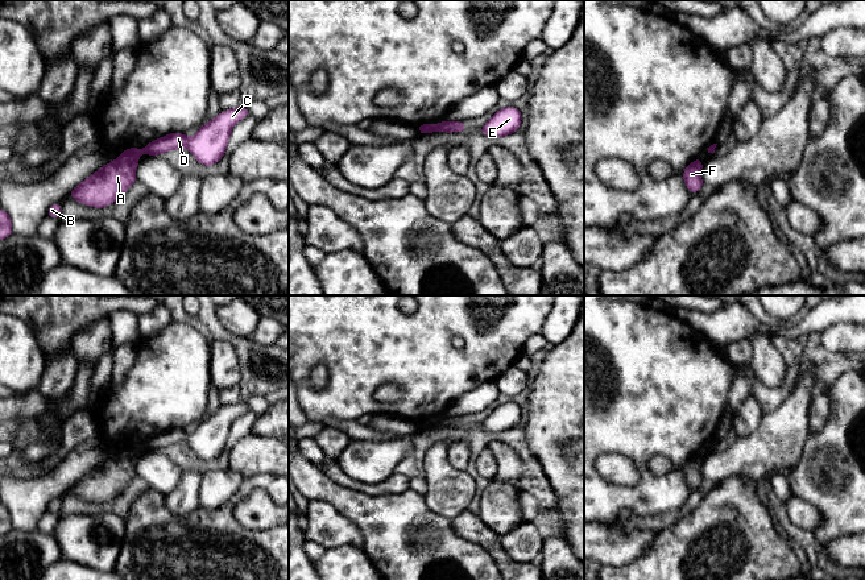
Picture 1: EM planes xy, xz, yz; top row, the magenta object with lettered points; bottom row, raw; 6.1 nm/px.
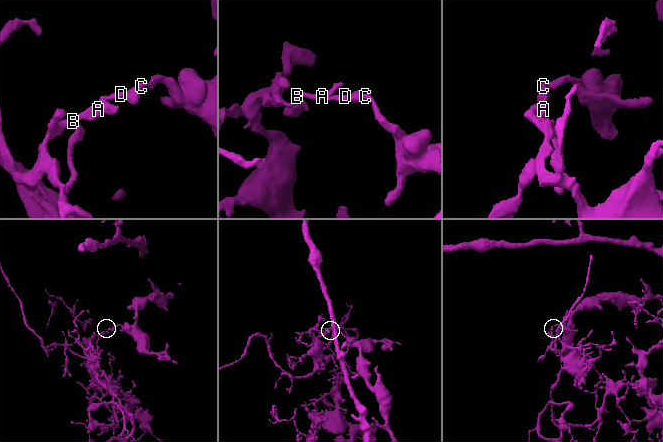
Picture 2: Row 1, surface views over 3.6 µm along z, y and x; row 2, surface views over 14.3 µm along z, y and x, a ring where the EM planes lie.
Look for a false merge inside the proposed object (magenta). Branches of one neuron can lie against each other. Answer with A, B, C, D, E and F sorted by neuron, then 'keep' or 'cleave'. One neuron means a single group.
A B F / C D E | cleave

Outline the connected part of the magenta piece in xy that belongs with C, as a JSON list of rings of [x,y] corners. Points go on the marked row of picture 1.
[[[243,105],[223,111],[219,116],[202,125],[193,138],[187,138],[185,133],[174,132],[146,144],[144,153],[157,156],[186,148],[199,163],[204,166],[215,165],[225,153],[233,125],[247,116],[251,116],[251,113]]]

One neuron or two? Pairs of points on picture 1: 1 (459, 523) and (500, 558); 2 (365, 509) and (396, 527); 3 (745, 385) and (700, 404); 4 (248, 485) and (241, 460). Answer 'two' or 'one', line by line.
1: one
2: one
3: two
4: two

